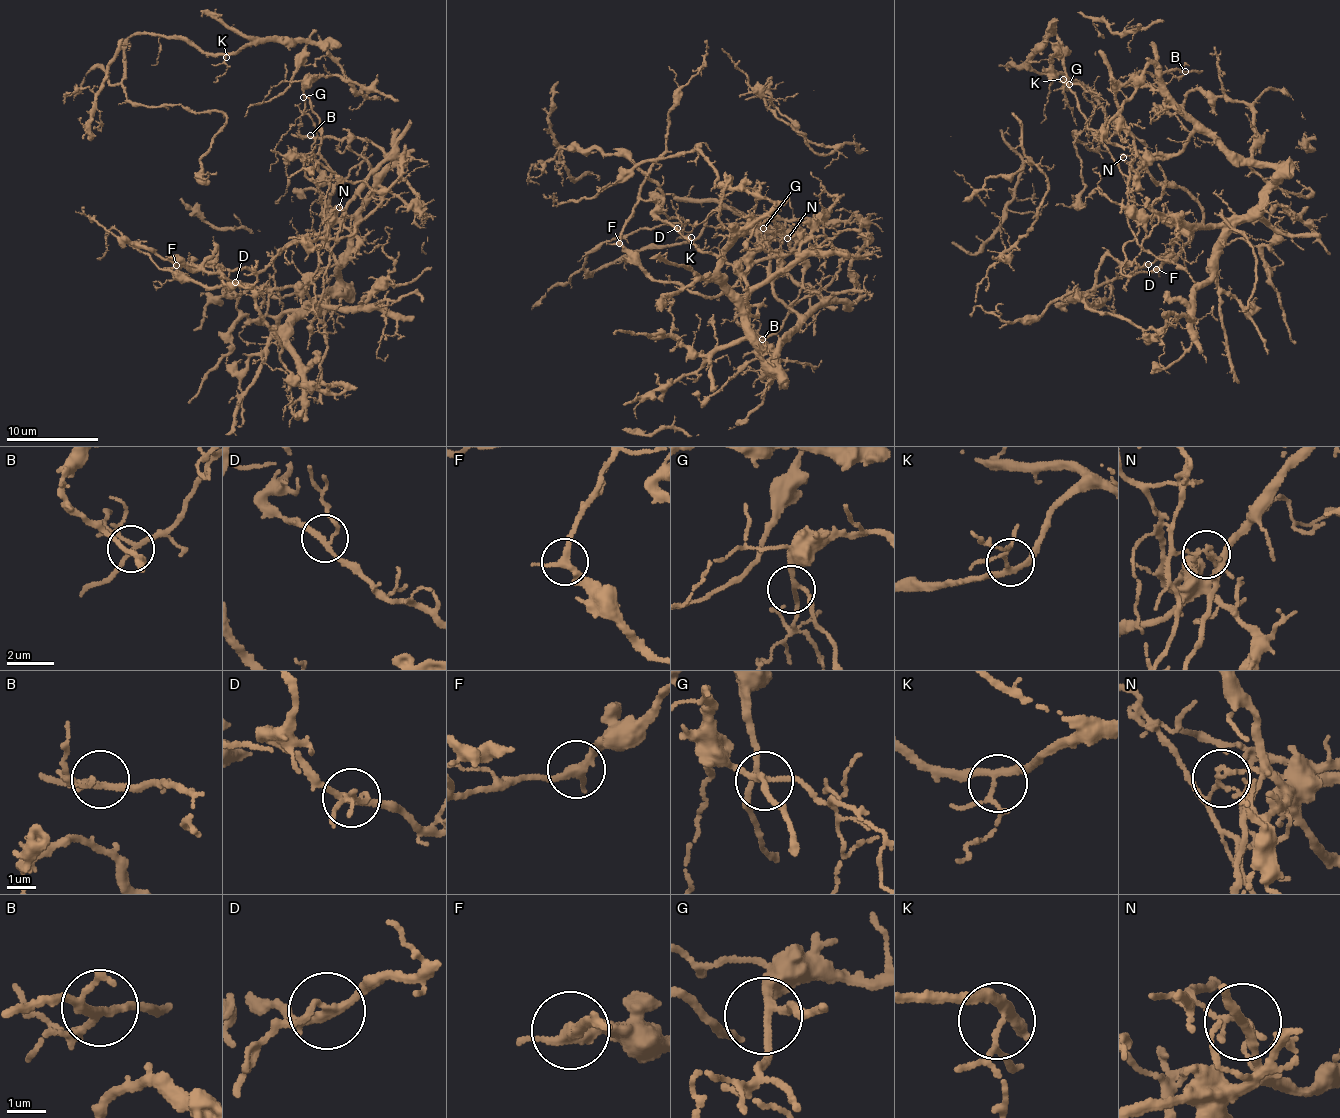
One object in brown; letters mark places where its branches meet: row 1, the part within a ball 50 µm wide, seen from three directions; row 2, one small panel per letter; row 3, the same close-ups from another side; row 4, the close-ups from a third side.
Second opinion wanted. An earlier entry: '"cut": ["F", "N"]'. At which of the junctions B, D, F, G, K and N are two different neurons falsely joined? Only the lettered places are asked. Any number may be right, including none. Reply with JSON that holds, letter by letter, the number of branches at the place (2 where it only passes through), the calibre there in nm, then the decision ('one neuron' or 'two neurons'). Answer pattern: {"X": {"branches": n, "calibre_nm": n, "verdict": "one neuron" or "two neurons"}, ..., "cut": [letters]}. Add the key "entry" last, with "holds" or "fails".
{"B": {"branches": 3, "calibre_nm": 180, "verdict": "one neuron"}, "D": {"branches": 3, "calibre_nm": 180, "verdict": "one neuron"}, "F": {"branches": 3, "calibre_nm": 280, "verdict": "two neurons"}, "G": {"branches": 3, "calibre_nm": 160, "verdict": "one neuron"}, "K": {"branches": 4, "calibre_nm": 160, "verdict": "one neuron"}, "N": {"branches": 3, "calibre_nm": 120, "verdict": "two neurons"}, "cut": ["F", "N"], "entry": "holds"}

